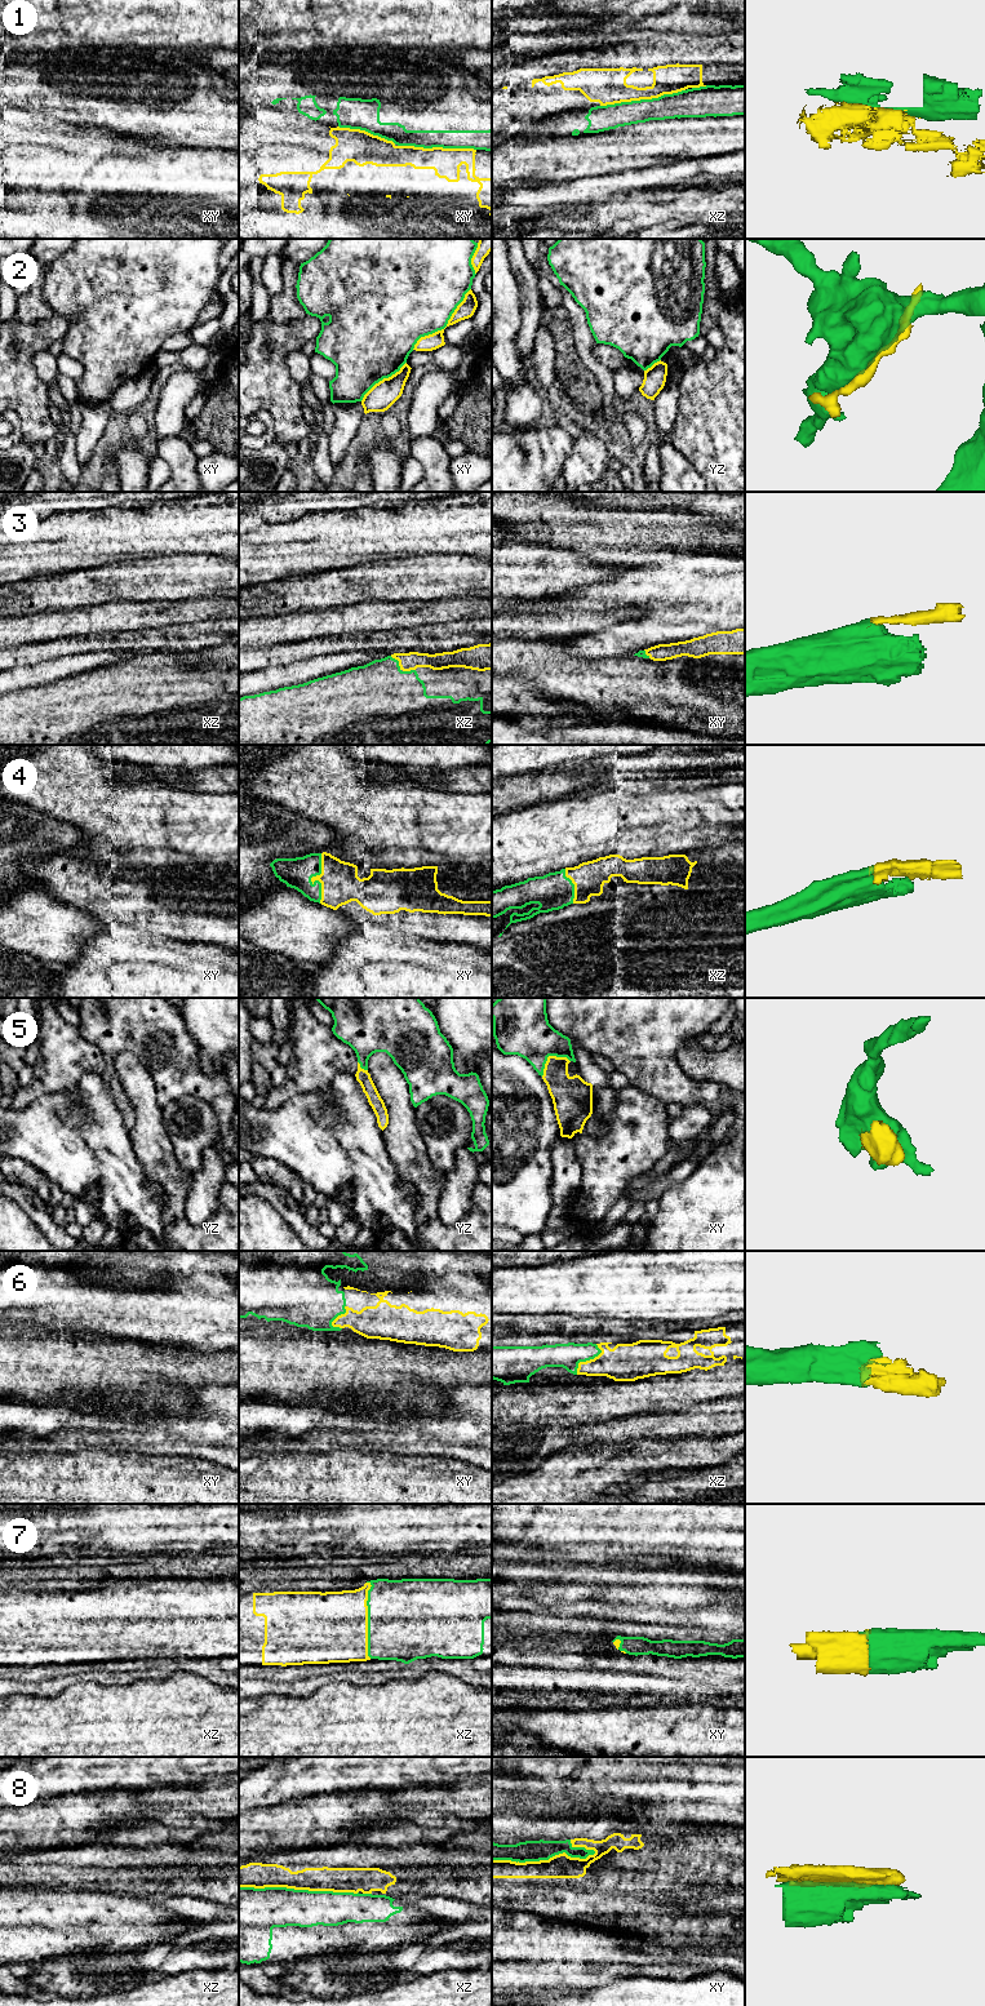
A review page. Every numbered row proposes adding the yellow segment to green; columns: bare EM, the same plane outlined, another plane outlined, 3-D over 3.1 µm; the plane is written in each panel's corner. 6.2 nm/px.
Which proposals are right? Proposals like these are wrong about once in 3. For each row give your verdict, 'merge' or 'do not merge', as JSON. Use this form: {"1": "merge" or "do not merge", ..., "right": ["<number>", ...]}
{"1": "do not merge", "2": "do not merge", "3": "merge", "4": "merge", "5": "merge", "6": "merge", "7": "merge", "8": "do not merge", "right": ["3", "4", "5", "6", "7"]}

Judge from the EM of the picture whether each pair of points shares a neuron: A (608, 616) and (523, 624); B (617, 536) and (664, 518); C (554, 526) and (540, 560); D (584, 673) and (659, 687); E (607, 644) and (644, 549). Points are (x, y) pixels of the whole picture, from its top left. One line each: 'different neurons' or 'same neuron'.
A: same neuron
B: same neuron
C: different neurons
D: same neuron
E: different neurons

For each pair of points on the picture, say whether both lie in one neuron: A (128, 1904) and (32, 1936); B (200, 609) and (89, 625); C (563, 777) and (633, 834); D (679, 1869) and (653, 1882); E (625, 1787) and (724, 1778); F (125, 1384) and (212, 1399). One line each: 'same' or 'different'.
A: same
B: same
C: different
D: same
E: same
F: different

